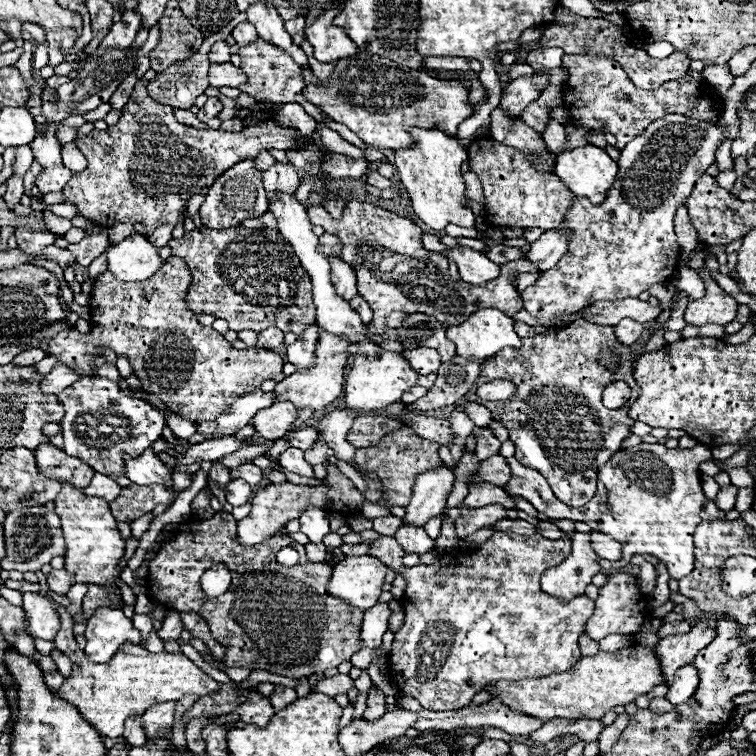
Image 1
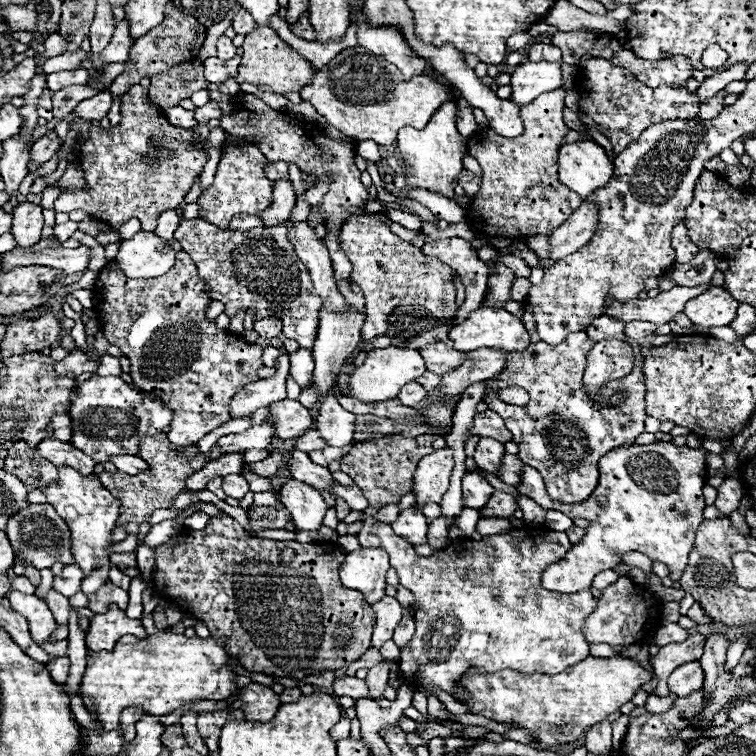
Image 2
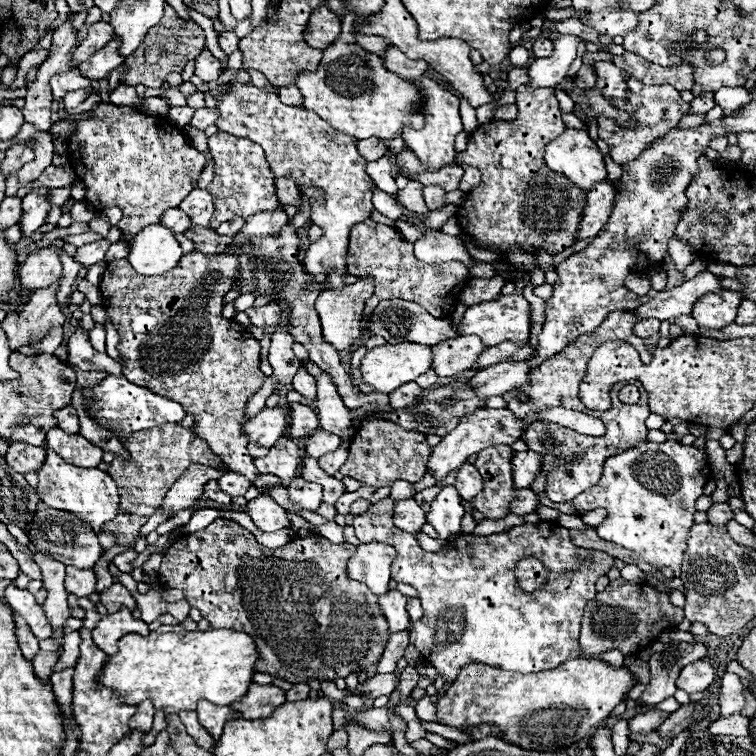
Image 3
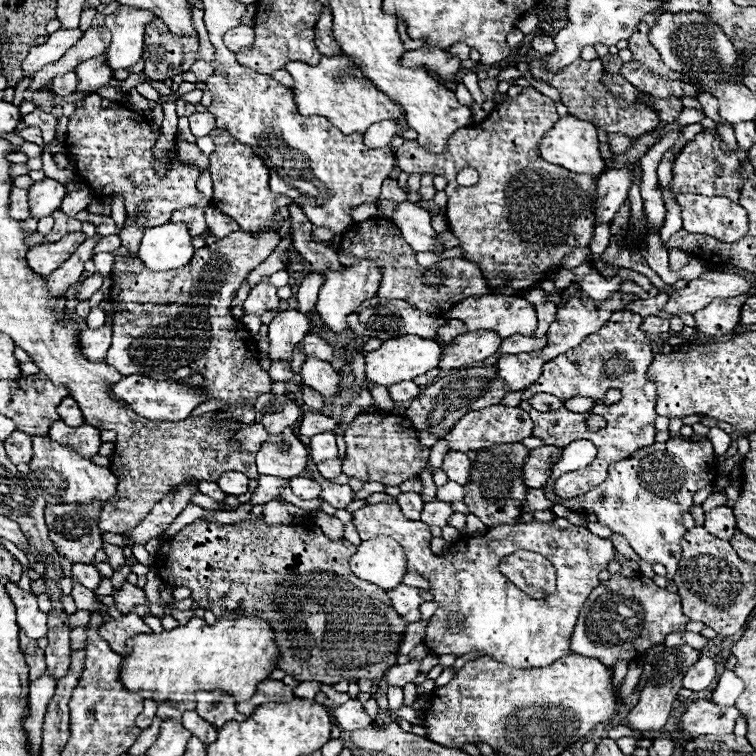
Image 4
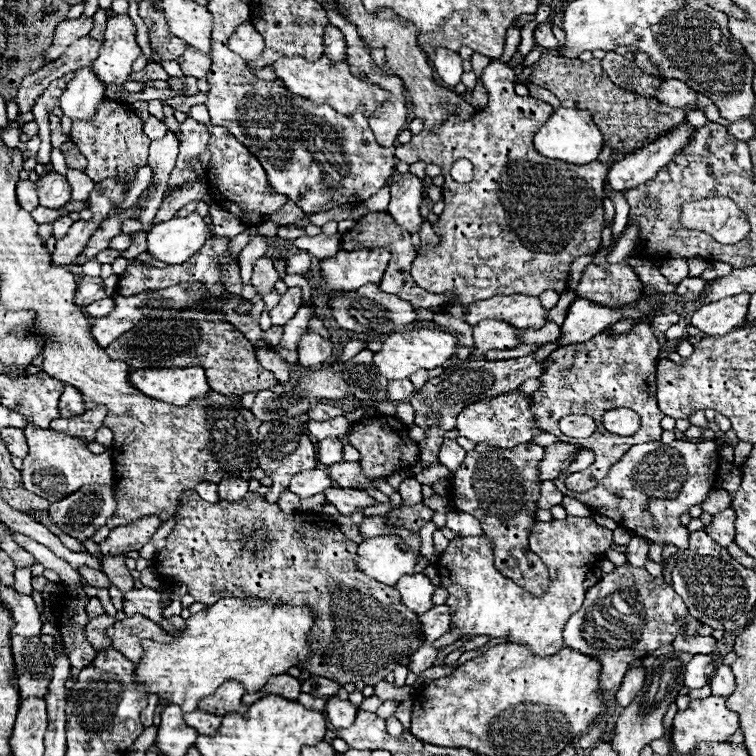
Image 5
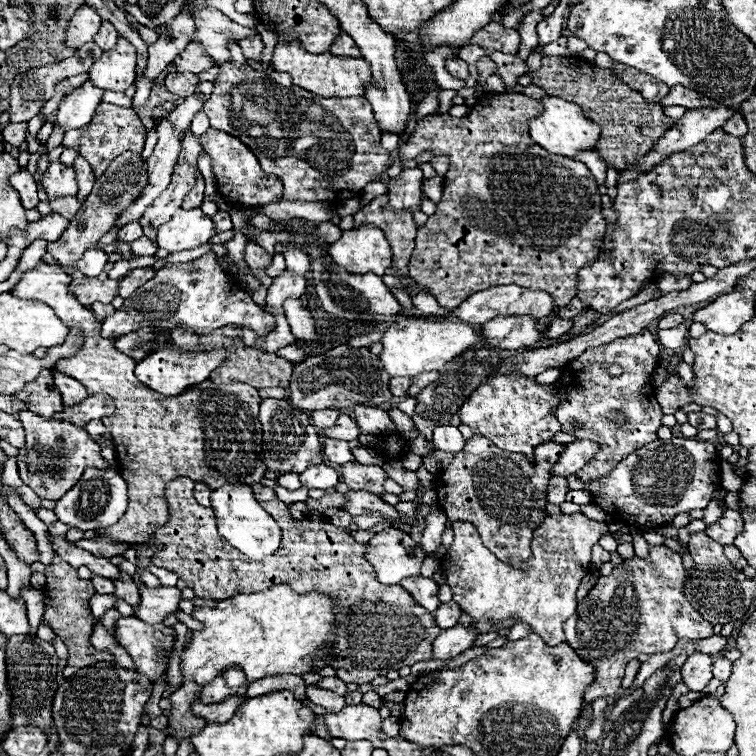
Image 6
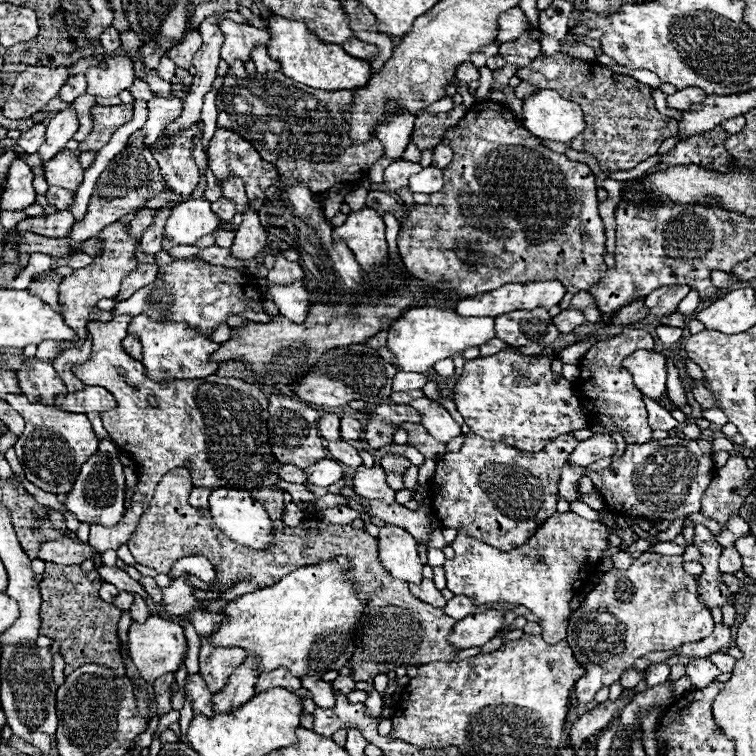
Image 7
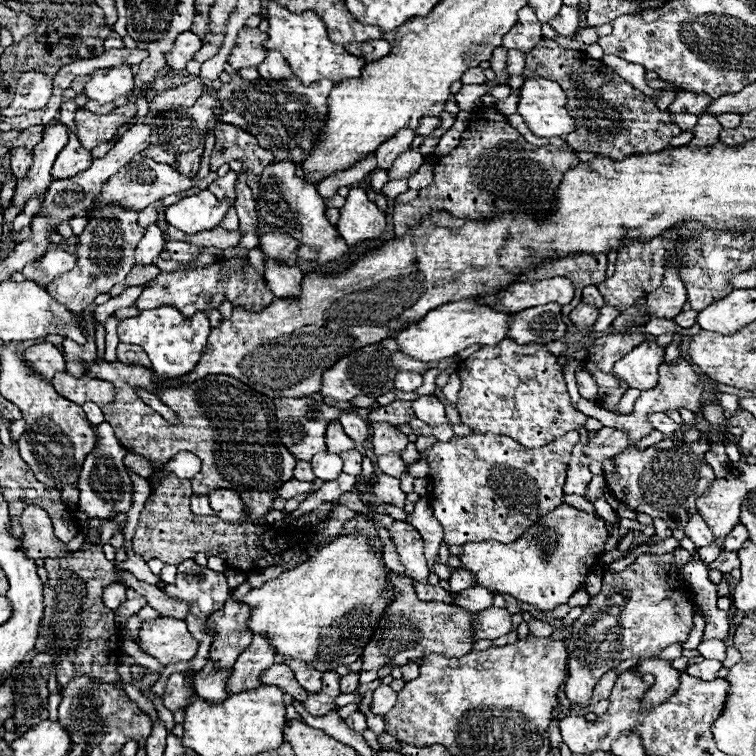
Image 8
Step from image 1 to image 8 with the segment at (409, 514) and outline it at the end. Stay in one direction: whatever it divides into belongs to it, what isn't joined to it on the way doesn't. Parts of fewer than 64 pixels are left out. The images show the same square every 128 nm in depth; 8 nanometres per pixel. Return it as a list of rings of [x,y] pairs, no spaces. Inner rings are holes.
[[[506,338],[494,348],[480,348],[462,360],[458,368],[462,388],[458,392],[456,410],[474,434],[492,432],[510,436],[526,448],[542,448],[586,424],[586,416],[570,402],[562,366],[558,366],[556,356],[540,344],[520,346]]]

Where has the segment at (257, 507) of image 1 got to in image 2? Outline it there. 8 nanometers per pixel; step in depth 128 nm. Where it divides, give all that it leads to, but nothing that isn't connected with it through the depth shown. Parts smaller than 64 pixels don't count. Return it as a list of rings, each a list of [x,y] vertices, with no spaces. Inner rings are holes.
[[[280,502],[278,510],[270,508],[270,506],[260,506],[256,510],[248,510],[248,520],[250,520],[250,528],[246,528],[246,534],[252,538],[258,538],[256,532],[260,532],[260,530],[286,528],[286,524],[292,520],[292,516]]]

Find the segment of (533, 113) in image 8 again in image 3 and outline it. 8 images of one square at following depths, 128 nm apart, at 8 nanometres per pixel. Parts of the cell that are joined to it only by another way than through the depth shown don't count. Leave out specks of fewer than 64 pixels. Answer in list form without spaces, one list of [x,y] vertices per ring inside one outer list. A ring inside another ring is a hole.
[[[566,128],[566,132],[546,146],[546,166],[564,174],[578,188],[590,190],[596,182],[606,182],[604,158],[588,132]]]

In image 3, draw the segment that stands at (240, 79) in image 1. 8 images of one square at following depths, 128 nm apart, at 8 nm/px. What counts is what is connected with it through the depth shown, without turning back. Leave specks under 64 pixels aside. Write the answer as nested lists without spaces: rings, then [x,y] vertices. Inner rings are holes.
[[[204,50],[198,58],[196,58],[196,76],[200,76],[204,82],[214,82],[220,78],[220,74],[224,72],[224,66],[218,58],[214,58],[210,54],[210,50]]]

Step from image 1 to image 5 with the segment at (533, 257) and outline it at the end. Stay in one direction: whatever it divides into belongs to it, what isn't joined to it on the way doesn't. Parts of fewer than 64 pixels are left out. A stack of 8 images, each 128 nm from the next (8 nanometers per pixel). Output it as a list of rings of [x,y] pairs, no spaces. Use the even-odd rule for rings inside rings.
[[[688,122],[676,126],[676,130],[668,136],[652,142],[650,146],[630,154],[626,160],[614,164],[608,172],[606,184],[612,188],[612,192],[624,192],[640,184],[646,184],[674,158],[678,150],[682,150],[686,142],[690,142],[694,132],[696,128]]]

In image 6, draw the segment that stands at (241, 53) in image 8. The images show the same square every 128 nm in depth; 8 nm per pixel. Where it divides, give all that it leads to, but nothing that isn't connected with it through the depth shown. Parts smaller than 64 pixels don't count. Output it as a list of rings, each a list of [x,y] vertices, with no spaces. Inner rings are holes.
[[[194,6],[192,16],[196,22],[196,30],[192,42],[200,42],[204,48],[204,56],[210,56],[214,62],[230,60],[228,42],[242,40],[242,36],[258,34],[252,28],[244,28],[224,16],[220,10],[212,6]]]

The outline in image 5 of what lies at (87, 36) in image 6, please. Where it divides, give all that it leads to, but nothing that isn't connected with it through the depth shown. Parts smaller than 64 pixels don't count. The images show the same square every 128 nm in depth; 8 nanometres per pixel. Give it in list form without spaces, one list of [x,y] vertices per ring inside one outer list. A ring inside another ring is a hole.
[[[78,18],[78,20],[60,22],[58,28],[54,30],[54,40],[52,40],[52,44],[50,44],[50,46],[46,48],[46,52],[44,52],[44,62],[50,62],[50,60],[56,60],[58,56],[62,56],[62,52],[66,52],[66,48],[68,48],[74,40],[78,40],[78,38],[90,34],[90,28],[92,28],[92,26],[94,26],[92,18],[90,18],[90,20]]]

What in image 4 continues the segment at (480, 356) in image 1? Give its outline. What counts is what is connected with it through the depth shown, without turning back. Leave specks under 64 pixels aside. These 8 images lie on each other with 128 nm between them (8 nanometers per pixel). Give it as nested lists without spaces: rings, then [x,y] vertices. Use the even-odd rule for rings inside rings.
[[[486,294],[486,296],[470,296],[456,304],[452,310],[444,314],[446,318],[456,318],[462,320],[468,328],[468,332],[476,330],[492,330],[500,338],[508,338],[512,334],[522,334],[522,336],[532,336],[536,328],[536,312],[530,302],[526,302],[520,296],[502,296],[502,294]]]

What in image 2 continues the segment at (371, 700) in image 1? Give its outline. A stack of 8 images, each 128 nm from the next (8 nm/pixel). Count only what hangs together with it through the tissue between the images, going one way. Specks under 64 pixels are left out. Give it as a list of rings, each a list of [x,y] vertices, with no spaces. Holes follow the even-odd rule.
[[[382,662],[382,664],[368,670],[366,682],[368,682],[370,694],[374,700],[384,698],[384,688],[388,686],[388,672],[390,672],[390,662]]]

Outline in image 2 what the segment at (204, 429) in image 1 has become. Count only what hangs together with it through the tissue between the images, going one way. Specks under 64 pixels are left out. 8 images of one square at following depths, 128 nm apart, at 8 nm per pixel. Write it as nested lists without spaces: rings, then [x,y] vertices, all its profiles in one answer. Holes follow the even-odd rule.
[[[280,354],[274,378],[246,384],[238,394],[234,394],[234,400],[230,402],[230,418],[252,416],[258,408],[270,406],[272,402],[286,398],[286,376],[290,368],[288,358],[288,354]]]

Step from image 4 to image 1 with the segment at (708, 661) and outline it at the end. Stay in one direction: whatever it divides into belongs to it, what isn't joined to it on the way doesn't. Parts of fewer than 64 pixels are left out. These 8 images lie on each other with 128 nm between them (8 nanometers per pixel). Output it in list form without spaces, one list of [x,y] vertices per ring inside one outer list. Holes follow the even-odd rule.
[[[690,664],[690,668],[678,668],[678,672],[674,674],[674,682],[668,686],[666,700],[670,700],[674,706],[684,704],[686,700],[690,700],[690,696],[696,692],[696,688],[698,688],[696,668],[692,664]]]

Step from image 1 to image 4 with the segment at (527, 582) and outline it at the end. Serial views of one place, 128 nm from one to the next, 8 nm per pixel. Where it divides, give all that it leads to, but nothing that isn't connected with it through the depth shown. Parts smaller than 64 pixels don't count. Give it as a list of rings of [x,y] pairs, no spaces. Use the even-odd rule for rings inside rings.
[[[392,500],[360,508],[354,512],[352,520],[362,540],[364,536],[392,536],[394,540],[398,540],[406,552],[406,572],[416,570],[422,574],[422,578],[430,582],[432,600],[438,604],[438,608],[434,616],[430,618],[430,624],[426,626],[424,644],[428,646],[432,656],[454,654],[456,658],[460,658],[470,652],[480,652],[482,656],[490,656],[496,662],[508,664],[512,668],[544,668],[570,654],[570,638],[576,626],[578,612],[584,600],[588,598],[588,594],[592,592],[592,588],[600,584],[598,574],[608,568],[616,552],[610,540],[598,538],[586,528],[570,524],[566,518],[554,518],[552,522],[530,522],[530,524],[508,526],[508,538],[502,538],[502,540],[494,540],[490,536],[460,538],[450,546],[446,554],[442,555],[434,554],[430,549],[430,540],[433,538],[430,526],[421,521],[404,520],[402,510]],[[516,550],[538,552],[554,564],[558,584],[552,594],[548,594],[546,598],[534,600],[522,590],[518,590],[504,574],[500,574],[498,570],[500,560],[514,554]]]

